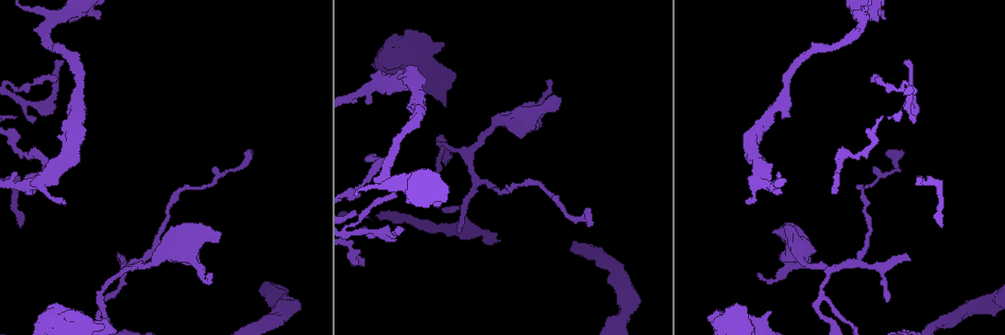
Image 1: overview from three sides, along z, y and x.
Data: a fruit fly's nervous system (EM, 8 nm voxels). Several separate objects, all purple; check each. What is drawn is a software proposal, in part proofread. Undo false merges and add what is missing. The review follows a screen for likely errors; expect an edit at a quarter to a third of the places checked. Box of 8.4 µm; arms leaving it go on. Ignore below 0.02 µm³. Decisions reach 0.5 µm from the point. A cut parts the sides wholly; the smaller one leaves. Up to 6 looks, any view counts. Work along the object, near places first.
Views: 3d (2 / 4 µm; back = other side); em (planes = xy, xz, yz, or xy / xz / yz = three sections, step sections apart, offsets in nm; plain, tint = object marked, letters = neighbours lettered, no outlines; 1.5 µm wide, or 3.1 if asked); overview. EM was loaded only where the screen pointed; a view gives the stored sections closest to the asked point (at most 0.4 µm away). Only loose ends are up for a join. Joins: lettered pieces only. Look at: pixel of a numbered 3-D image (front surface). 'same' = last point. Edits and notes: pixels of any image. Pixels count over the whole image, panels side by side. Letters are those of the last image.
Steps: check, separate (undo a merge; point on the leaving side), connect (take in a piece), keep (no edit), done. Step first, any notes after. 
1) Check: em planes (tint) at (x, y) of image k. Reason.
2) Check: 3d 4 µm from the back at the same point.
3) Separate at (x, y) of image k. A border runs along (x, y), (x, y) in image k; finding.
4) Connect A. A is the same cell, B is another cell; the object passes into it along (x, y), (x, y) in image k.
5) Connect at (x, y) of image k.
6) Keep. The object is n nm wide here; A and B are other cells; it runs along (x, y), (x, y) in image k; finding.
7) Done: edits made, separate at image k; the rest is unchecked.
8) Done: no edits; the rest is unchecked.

Check: em planes (letters) at (832, 189) of image 1. Thin end.

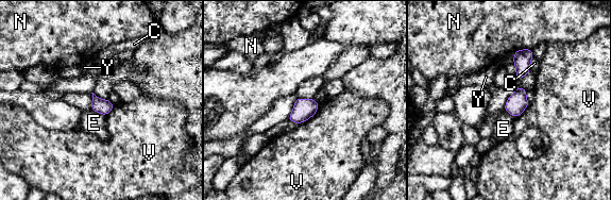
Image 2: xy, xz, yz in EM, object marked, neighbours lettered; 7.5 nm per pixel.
Keep. The longest contact is with V, 200 nm; C, E, N, V and Y are other cells; a border runs along (91, 109), (105, 116) in image 2; none of them fits.

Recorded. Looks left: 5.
Check: 3d 2 µm at (102, 293) of image 1. Arms run side by side.

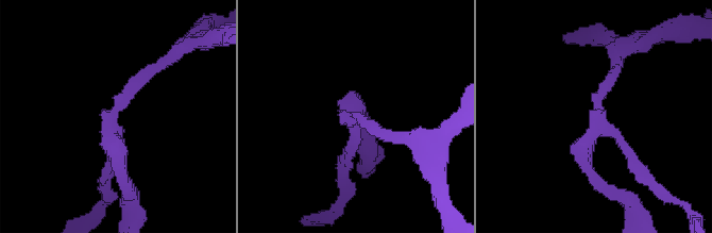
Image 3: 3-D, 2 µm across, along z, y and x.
Check: em planes (letters) at (115, 118) of image 3.

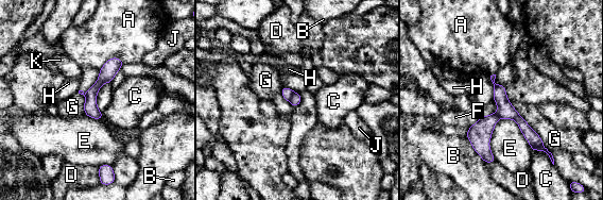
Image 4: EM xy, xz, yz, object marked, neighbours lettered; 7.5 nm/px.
Separate at (295, 99) of image 4. A, B, C, D, E, F, G, H, J and K are other cells; the part that leaves runs along (496, 86), (502, 103), (541, 148) in image 4; two neurons meet here.

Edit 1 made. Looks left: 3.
Done: edits made, separate at image 4; the rest is unchecked.

